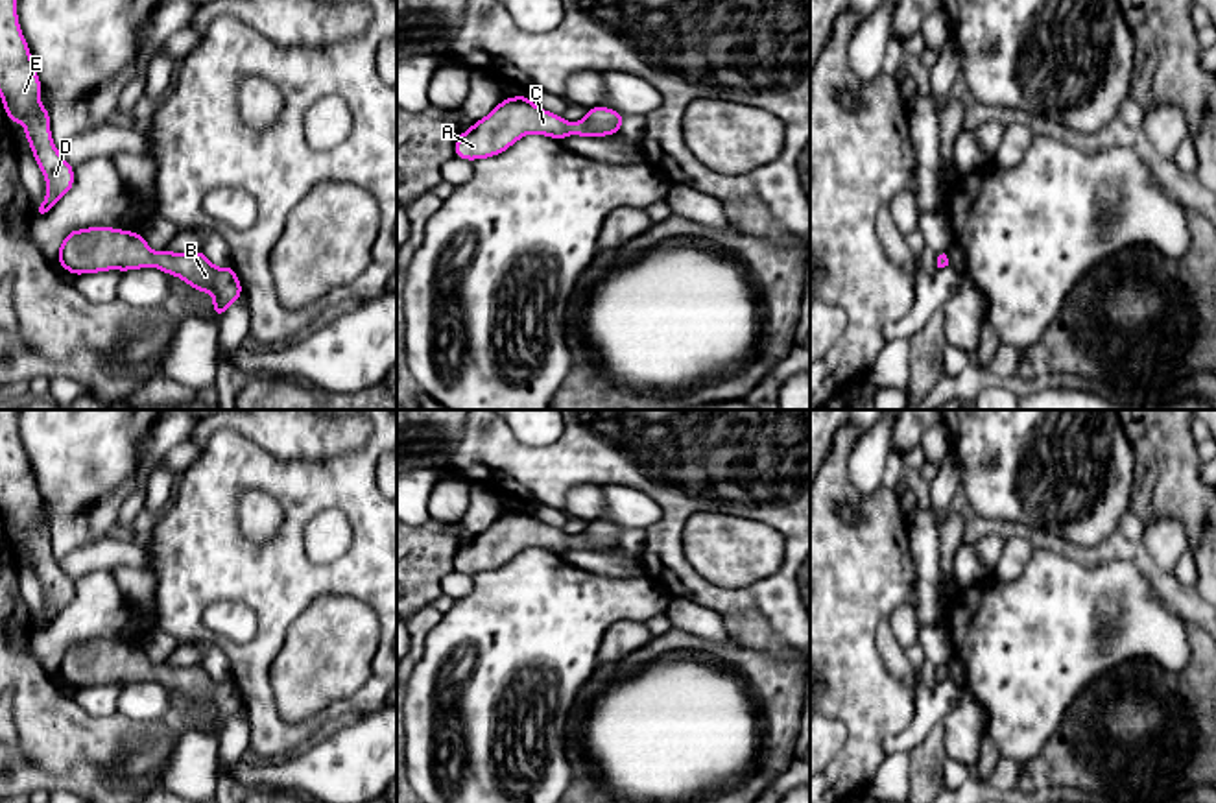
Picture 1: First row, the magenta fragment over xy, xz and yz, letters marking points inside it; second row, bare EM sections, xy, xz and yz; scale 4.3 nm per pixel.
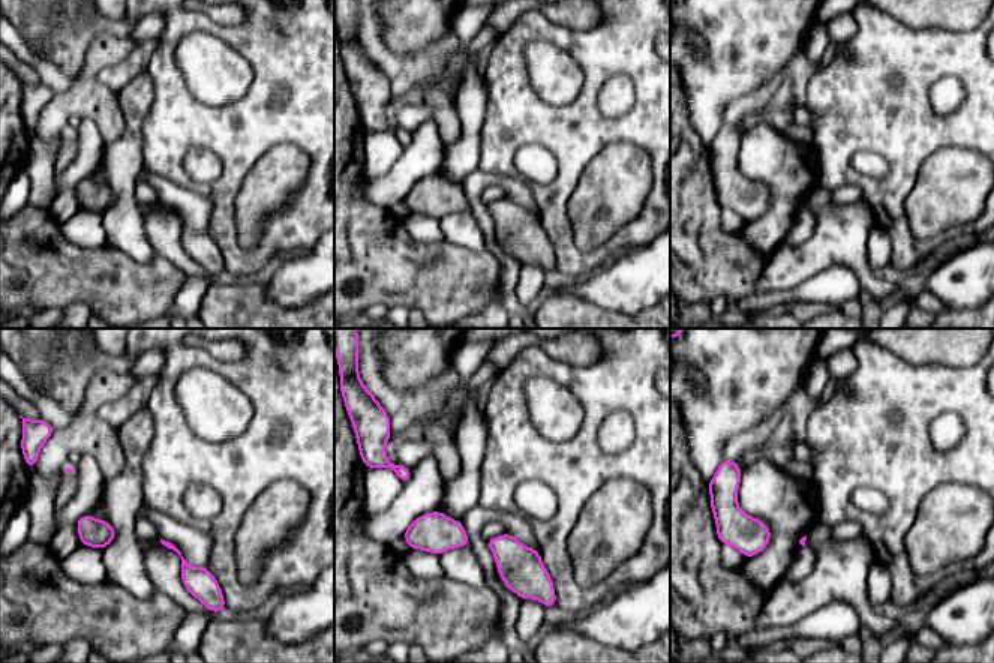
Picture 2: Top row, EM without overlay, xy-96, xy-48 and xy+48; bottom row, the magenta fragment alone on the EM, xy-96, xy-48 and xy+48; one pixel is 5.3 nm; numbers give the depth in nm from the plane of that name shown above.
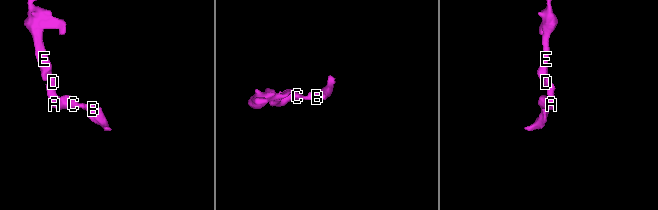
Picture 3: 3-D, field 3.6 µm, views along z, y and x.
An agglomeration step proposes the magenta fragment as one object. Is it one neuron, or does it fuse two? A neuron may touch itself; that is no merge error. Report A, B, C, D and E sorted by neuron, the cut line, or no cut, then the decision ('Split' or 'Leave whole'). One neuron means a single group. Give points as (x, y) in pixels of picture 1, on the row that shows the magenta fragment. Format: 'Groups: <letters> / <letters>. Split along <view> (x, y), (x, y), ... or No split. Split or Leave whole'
Groups: A B C D E. No split. Leave whole

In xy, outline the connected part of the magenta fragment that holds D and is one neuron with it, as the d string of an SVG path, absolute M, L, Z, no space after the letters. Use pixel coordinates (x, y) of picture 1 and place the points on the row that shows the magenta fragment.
M0 0L0 98L7 122L22 122L31 153L46 177L46 199L35 209L44 218L61 196L74 186L74 166L54 146L50 133L50 111L41 100L33 57L22 35L17 0Z

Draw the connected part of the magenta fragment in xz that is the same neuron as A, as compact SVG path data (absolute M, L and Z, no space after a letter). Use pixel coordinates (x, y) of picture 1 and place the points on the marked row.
M528 96L502 100L485 118L472 122L469 131L461 131L454 146L454 155L465 161L500 155L519 138L539 133L563 140L565 137L605 137L618 135L624 114L609 107L596 105L579 122L566 122L563 116L537 107Z

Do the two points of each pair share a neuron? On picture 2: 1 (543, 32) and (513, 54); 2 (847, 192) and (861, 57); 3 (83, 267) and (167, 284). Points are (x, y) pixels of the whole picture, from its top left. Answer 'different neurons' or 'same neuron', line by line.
1: same neuron
2: different neurons
3: same neuron

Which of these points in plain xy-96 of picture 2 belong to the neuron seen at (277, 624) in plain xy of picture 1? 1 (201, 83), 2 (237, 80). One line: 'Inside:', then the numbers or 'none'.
Inside: none

